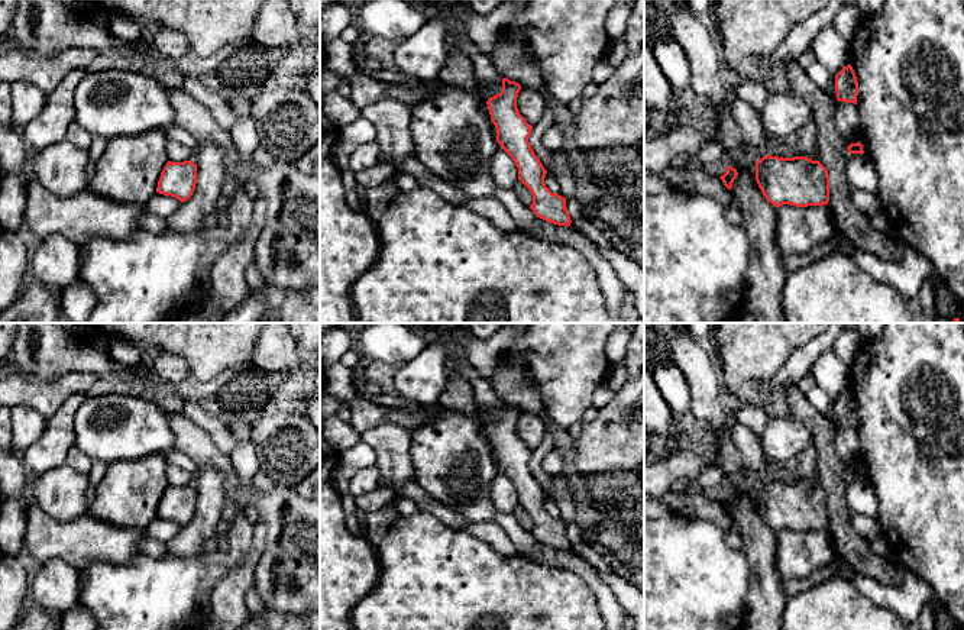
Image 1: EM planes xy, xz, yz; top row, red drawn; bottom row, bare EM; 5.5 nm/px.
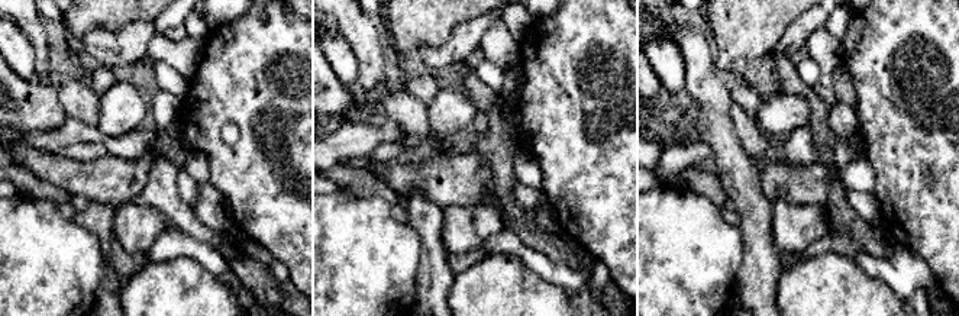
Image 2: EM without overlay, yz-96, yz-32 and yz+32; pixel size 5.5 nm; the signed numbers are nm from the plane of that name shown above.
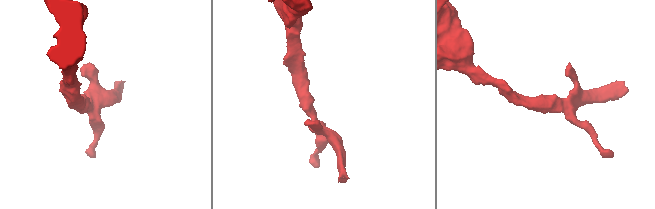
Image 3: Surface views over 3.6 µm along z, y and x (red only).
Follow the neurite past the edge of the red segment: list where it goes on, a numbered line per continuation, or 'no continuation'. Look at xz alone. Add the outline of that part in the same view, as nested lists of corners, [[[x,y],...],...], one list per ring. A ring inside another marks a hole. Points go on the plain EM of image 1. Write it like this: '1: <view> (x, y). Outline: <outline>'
no continuation

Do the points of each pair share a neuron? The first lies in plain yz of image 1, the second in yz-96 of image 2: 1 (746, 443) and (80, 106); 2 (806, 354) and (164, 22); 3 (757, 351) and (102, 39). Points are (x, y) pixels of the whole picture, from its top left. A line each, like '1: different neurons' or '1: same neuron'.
1: same neuron
2: different neurons
3: different neurons

